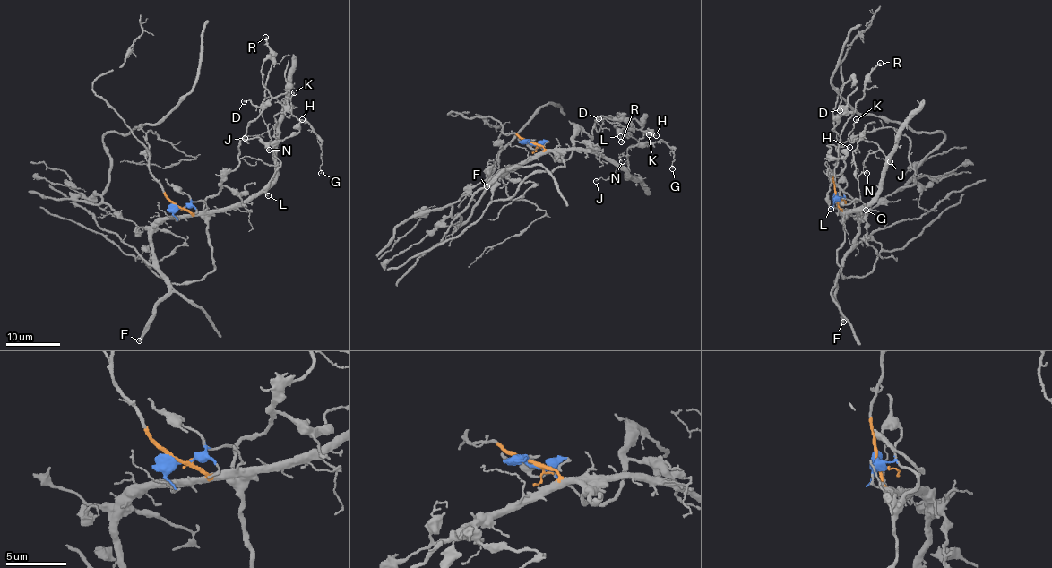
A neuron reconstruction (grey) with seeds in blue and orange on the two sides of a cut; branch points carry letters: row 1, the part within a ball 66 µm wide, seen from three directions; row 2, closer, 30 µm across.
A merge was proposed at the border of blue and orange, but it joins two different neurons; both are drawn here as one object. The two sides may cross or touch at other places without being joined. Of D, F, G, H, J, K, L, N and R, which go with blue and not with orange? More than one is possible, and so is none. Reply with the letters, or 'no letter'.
D, H, L, R

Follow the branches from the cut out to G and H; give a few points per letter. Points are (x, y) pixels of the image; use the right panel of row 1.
G: (835, 196), (840, 216), (870, 201), (885, 156), (875, 143), (860, 137), (853, 154), (866, 210)
H: (835, 196), (856, 200), (832, 176), (844, 167), (843, 156), (828, 145), (830, 156), (841, 159), (849, 148)

